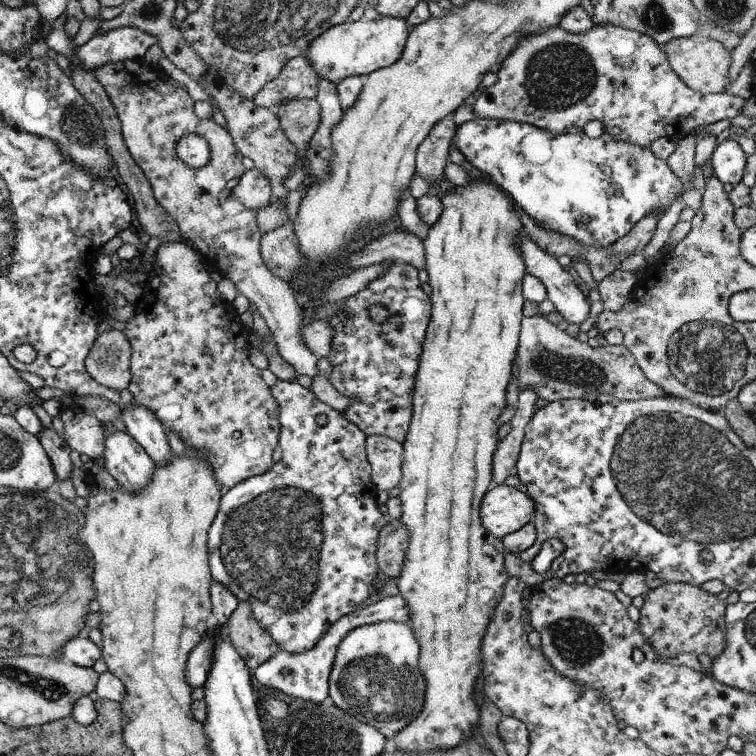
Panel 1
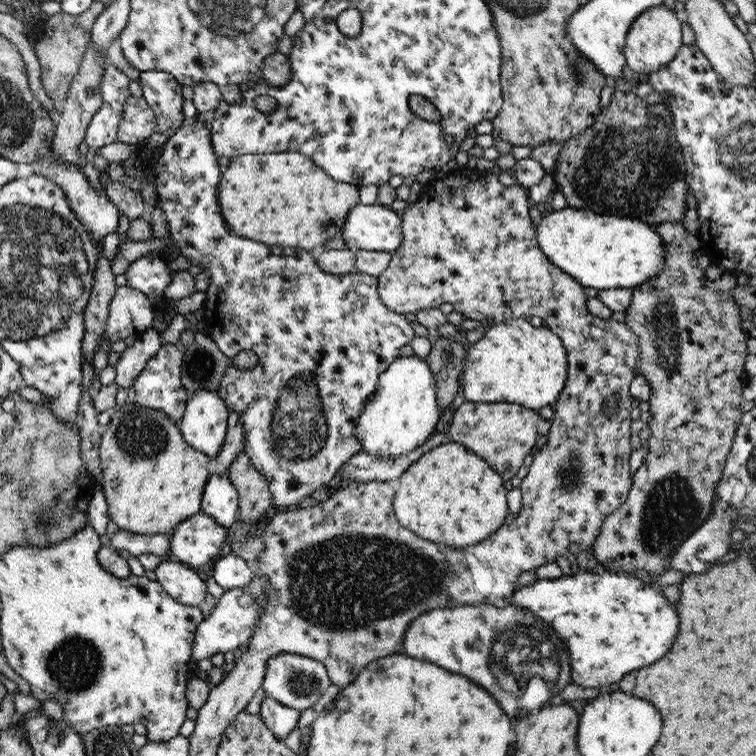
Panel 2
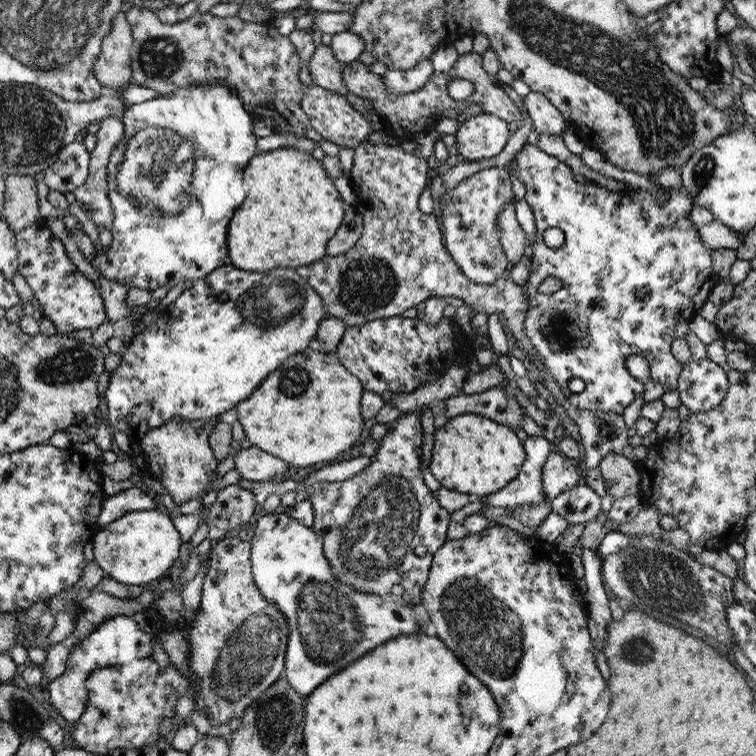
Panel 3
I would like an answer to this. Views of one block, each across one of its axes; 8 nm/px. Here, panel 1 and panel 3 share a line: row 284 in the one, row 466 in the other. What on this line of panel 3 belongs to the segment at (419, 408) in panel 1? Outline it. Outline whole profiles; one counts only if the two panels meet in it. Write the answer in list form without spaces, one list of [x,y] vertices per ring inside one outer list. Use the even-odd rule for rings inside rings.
[[[476,413],[459,414],[454,418],[439,421],[434,436],[430,471],[441,486],[466,495],[476,494],[481,498],[504,488],[520,474],[526,458],[524,445],[520,443],[515,429]]]

